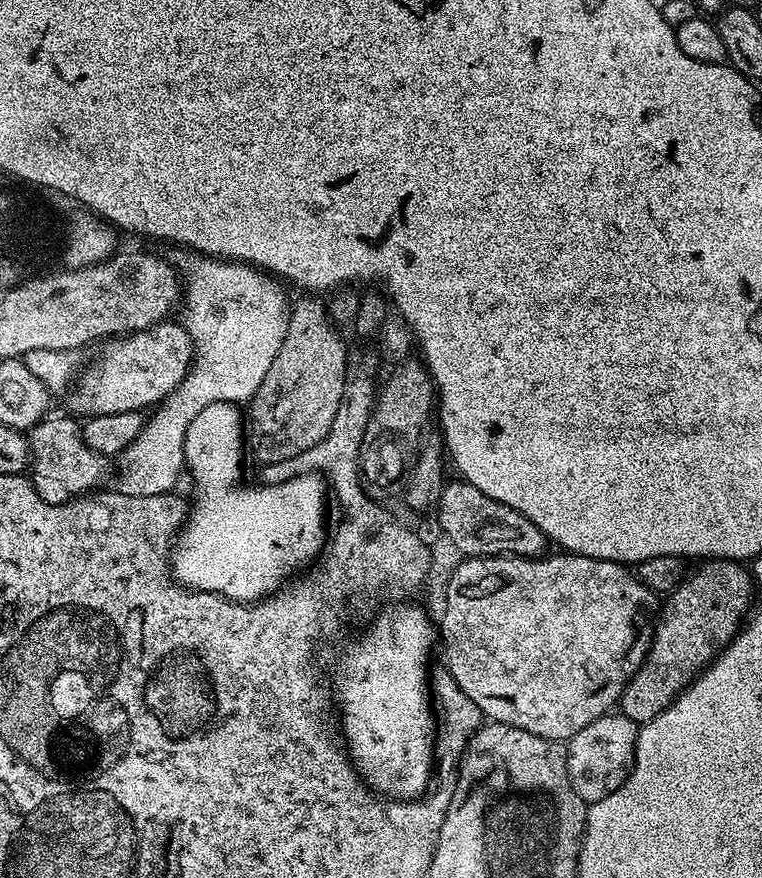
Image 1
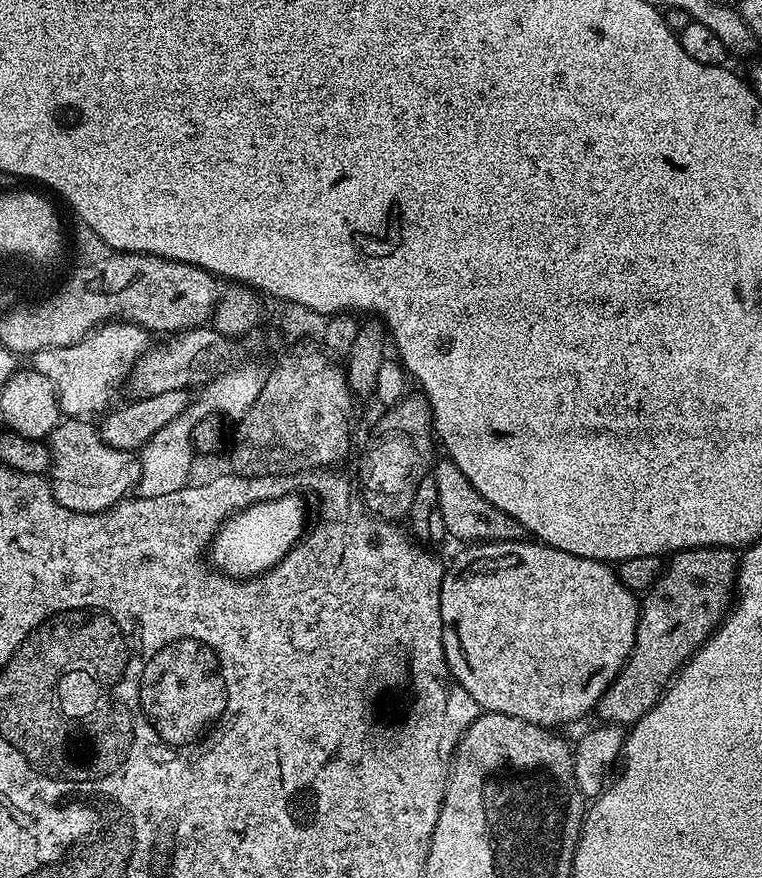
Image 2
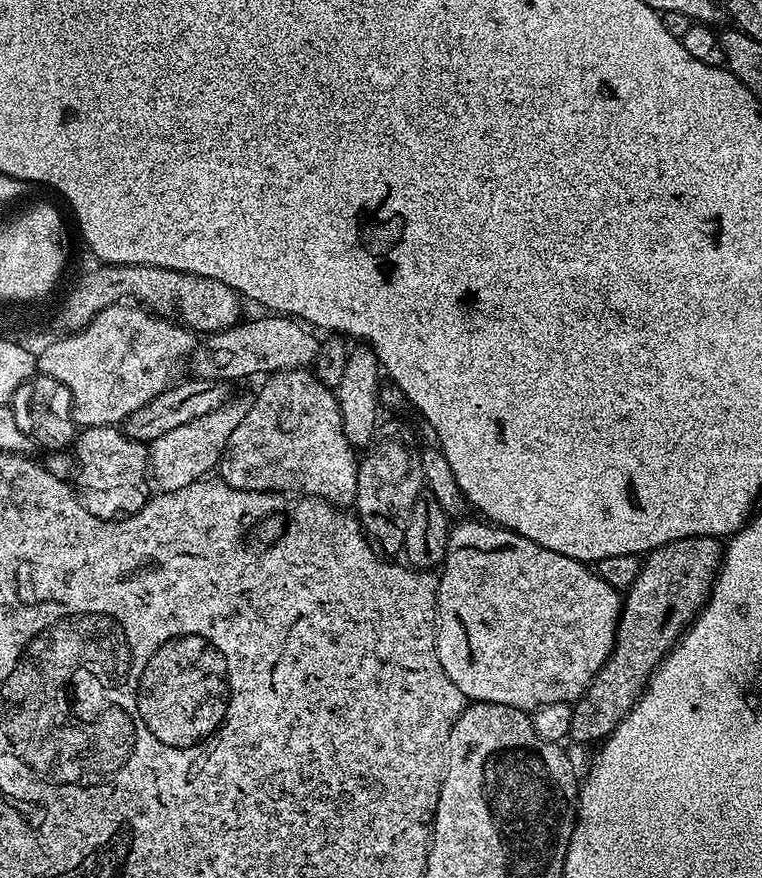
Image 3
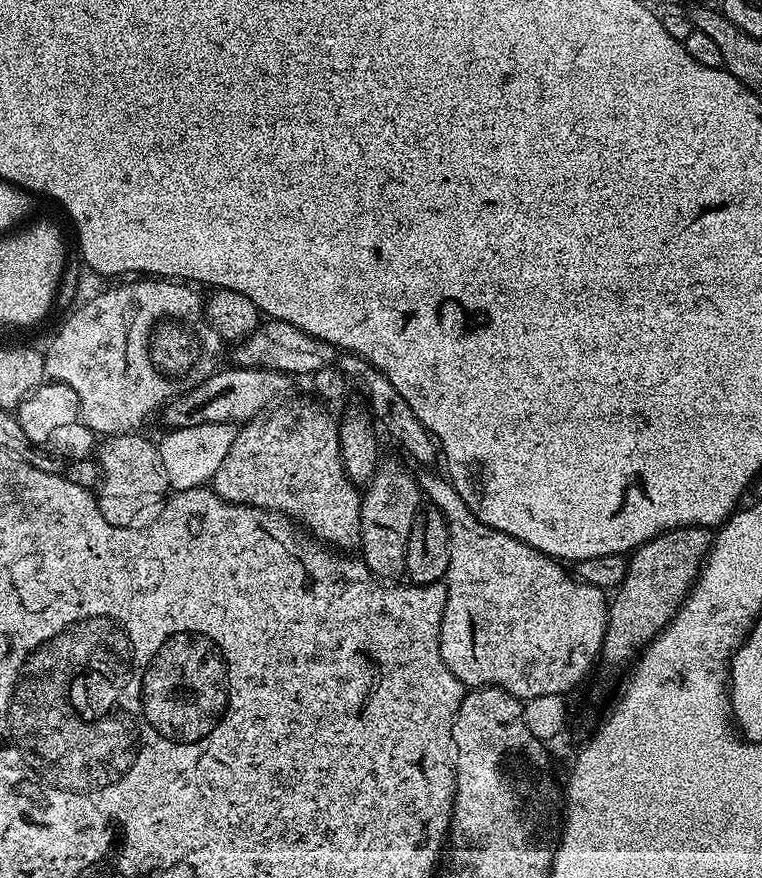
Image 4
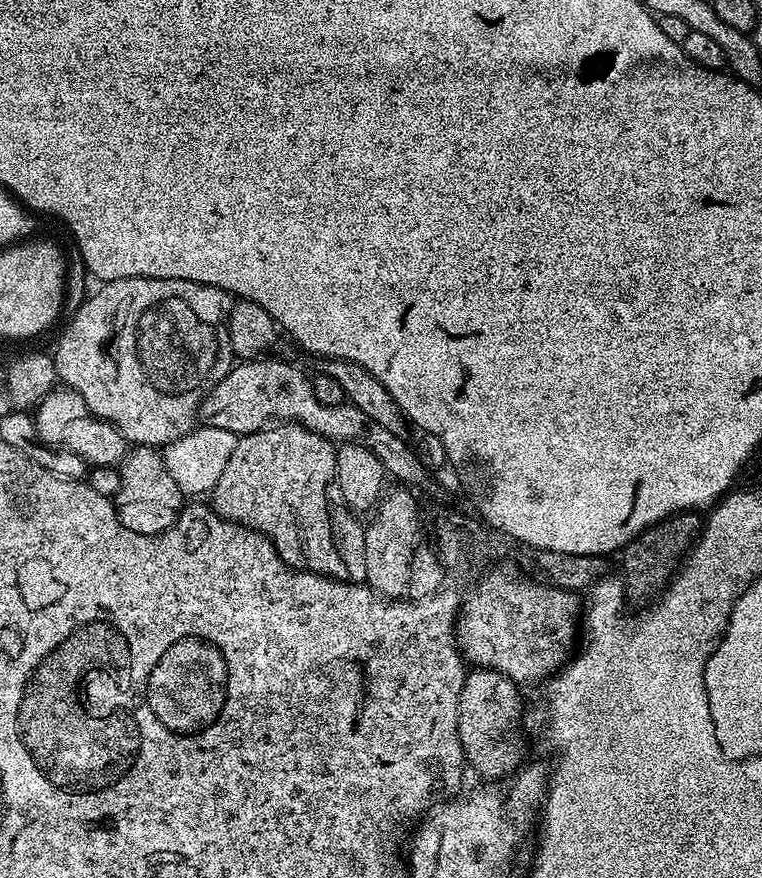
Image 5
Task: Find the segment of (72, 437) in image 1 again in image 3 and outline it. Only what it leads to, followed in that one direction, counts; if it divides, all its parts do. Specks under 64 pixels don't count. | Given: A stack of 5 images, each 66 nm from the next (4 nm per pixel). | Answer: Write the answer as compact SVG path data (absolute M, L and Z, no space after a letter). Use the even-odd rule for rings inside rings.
M116 426L83 429L75 437L74 455L77 473L74 488L82 506L103 520L118 520L132 516L150 499L149 445L125 436Z

